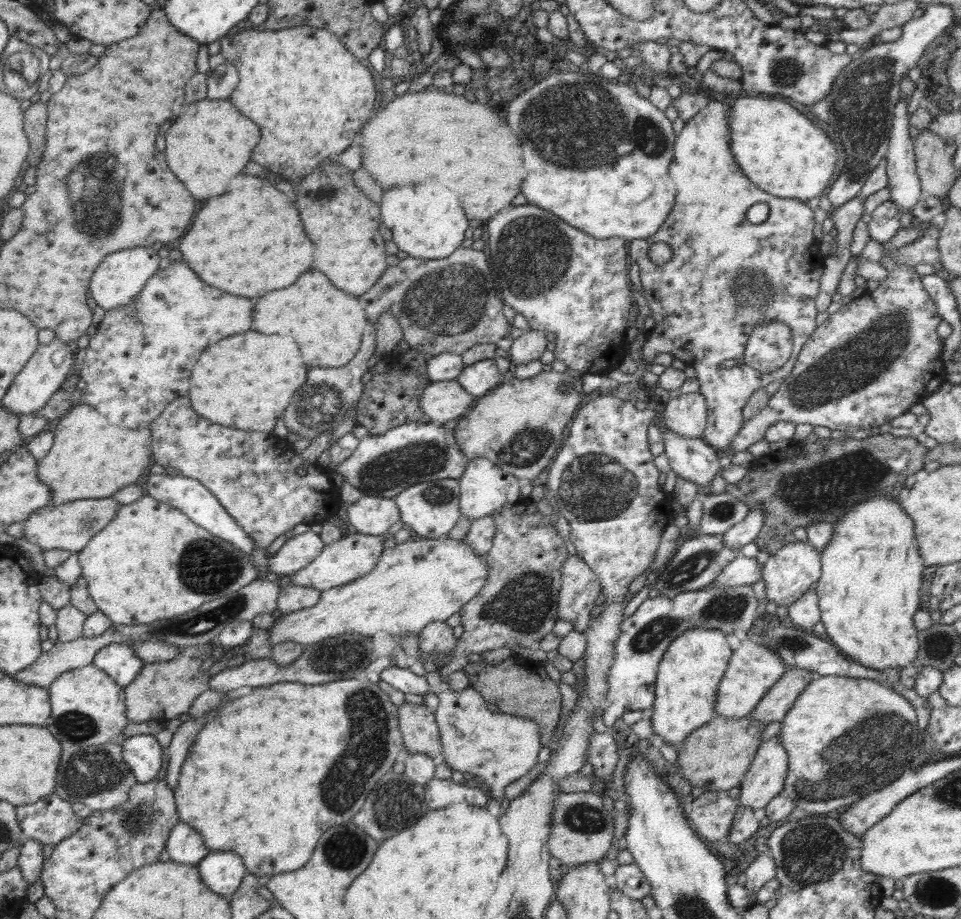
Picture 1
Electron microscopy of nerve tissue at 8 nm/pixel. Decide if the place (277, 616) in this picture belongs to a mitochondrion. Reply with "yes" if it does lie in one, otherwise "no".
no

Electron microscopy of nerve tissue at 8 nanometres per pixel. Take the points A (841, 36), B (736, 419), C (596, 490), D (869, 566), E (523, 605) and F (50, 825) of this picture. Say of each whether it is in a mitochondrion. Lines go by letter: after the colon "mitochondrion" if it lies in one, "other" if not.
A: other
B: other
C: mitochondrion
D: other
E: mitochondrion
F: other

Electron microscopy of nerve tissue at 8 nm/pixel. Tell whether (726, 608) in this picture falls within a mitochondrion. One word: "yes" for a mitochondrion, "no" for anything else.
yes

